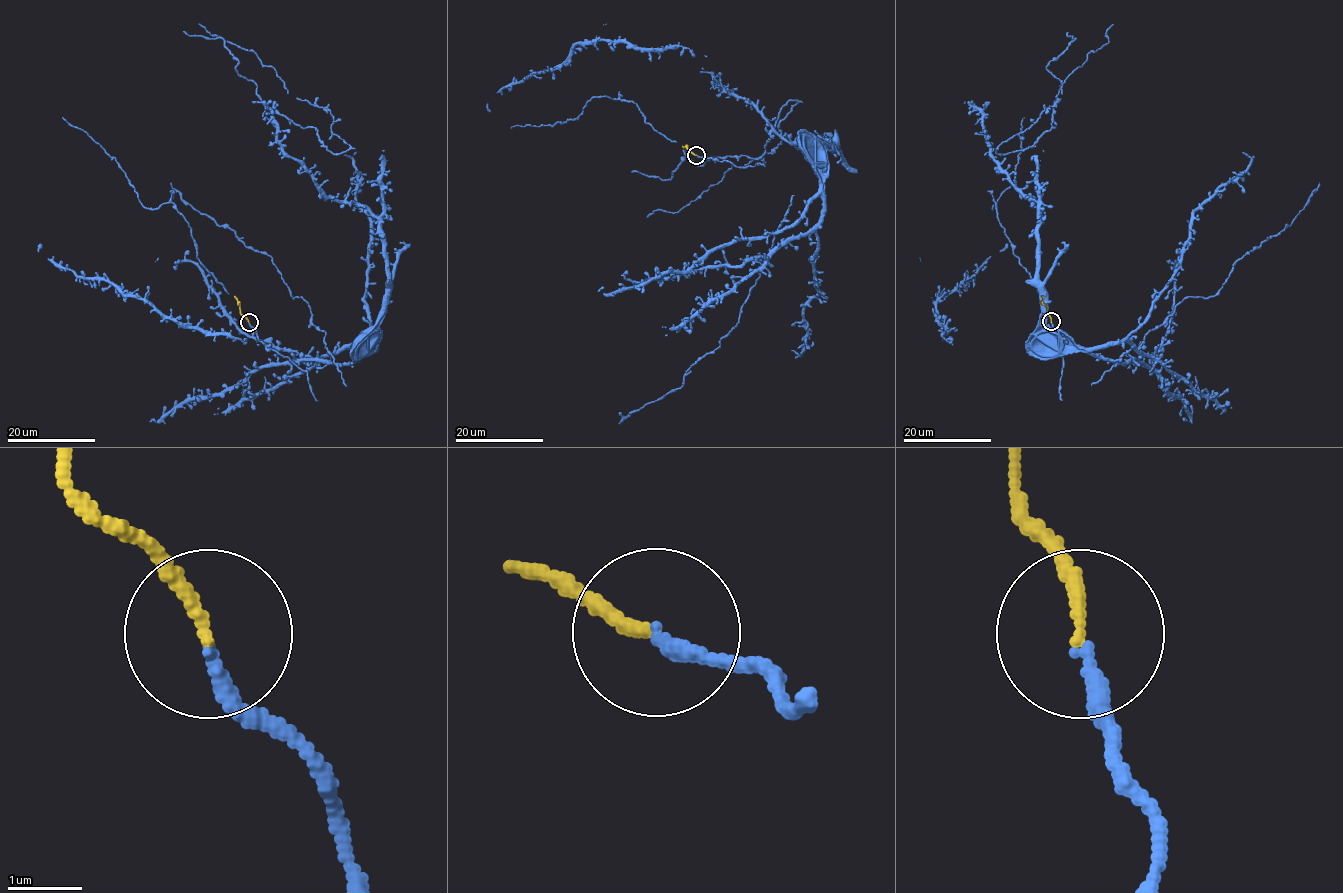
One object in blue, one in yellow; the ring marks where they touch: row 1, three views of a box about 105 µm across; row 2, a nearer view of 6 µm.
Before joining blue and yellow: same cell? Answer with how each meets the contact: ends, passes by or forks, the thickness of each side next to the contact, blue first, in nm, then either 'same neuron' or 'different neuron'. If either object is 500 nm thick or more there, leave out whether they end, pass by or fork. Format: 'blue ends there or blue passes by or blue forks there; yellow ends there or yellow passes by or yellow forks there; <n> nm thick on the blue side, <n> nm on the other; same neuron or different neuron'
blue ends there; yellow ends there; 200 nm thick on the blue side, 170 nm on the other; same neuron

